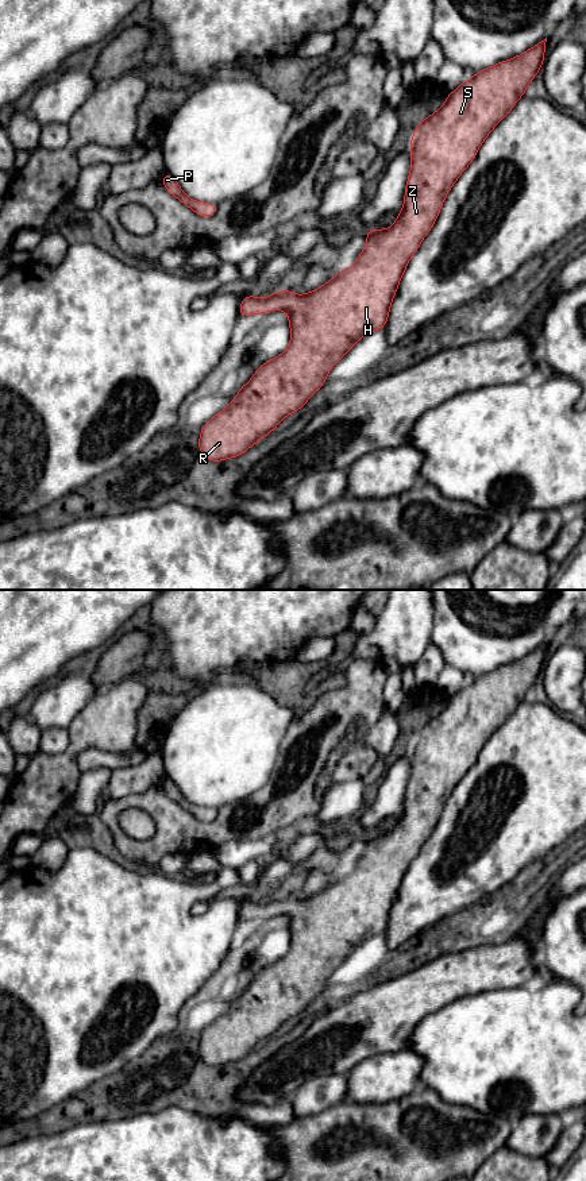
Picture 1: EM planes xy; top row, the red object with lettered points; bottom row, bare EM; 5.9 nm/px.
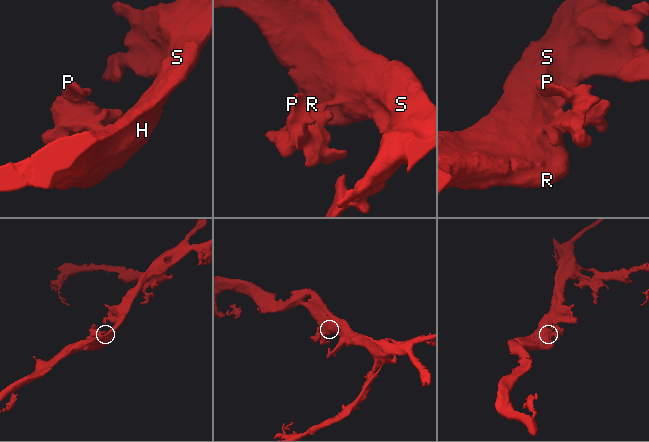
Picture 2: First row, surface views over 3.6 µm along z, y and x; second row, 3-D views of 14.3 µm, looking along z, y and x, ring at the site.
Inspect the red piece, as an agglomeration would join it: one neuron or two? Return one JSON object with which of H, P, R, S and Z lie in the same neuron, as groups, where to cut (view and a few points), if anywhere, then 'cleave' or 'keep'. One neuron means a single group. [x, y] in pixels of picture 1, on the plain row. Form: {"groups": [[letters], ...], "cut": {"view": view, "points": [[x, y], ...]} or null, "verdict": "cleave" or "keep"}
{"groups": [["H", "P", "R", "S", "Z"]], "cut": null, "verdict": "keep"}

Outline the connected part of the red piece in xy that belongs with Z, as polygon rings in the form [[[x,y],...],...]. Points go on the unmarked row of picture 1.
[[[547,642],[537,649],[532,651],[523,659],[513,661],[506,665],[501,665],[490,672],[482,674],[479,676],[475,676],[474,682],[469,686],[463,686],[454,696],[448,698],[444,709],[432,719],[419,726],[412,742],[410,742],[410,776],[406,784],[405,791],[405,800],[404,800],[404,810],[402,814],[398,817],[398,822],[393,827],[390,833],[386,834],[377,834],[370,833],[366,840],[366,850],[363,856],[358,860],[355,869],[351,872],[346,872],[340,875],[332,884],[321,889],[320,892],[316,892],[315,895],[305,898],[305,899],[294,899],[289,894],[284,894],[279,896],[275,896],[266,902],[265,904],[257,902],[257,900],[244,900],[240,906],[239,911],[239,922],[250,921],[250,919],[265,919],[267,915],[285,915],[289,919],[289,931],[290,931],[290,947],[288,953],[277,962],[266,965],[251,981],[251,984],[242,989],[240,995],[236,997],[235,1003],[230,1007],[230,1010],[220,1015],[217,1019],[215,1019],[209,1026],[207,1026],[200,1037],[198,1042],[198,1054],[200,1058],[211,1065],[211,1066],[223,1066],[230,1062],[238,1062],[243,1060],[248,1053],[251,1053],[254,1049],[257,1049],[261,1043],[263,1043],[266,1039],[271,1038],[277,1030],[288,1020],[292,1019],[308,1007],[308,1004],[321,993],[324,987],[327,985],[327,980],[329,979],[331,973],[354,952],[354,949],[358,945],[362,945],[362,942],[366,938],[370,938],[373,935],[382,935],[386,930],[386,926],[389,923],[390,918],[390,910],[397,899],[398,888],[402,883],[404,876],[408,872],[408,868],[413,858],[420,852],[424,842],[428,840],[428,837],[432,834],[440,814],[443,811],[443,807],[446,804],[446,800],[454,791],[454,788],[458,786],[458,783],[462,780],[462,777],[469,772],[469,769],[473,767],[473,764],[477,761],[477,757],[479,752],[482,750],[483,745],[489,741],[489,738],[494,734],[494,732],[513,714],[516,707],[524,701],[528,690],[532,687],[535,680],[540,676],[543,667],[544,667],[544,657],[545,657],[545,647]]]

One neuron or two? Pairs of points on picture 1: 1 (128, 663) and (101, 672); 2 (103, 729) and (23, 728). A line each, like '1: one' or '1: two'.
1: one
2: two

